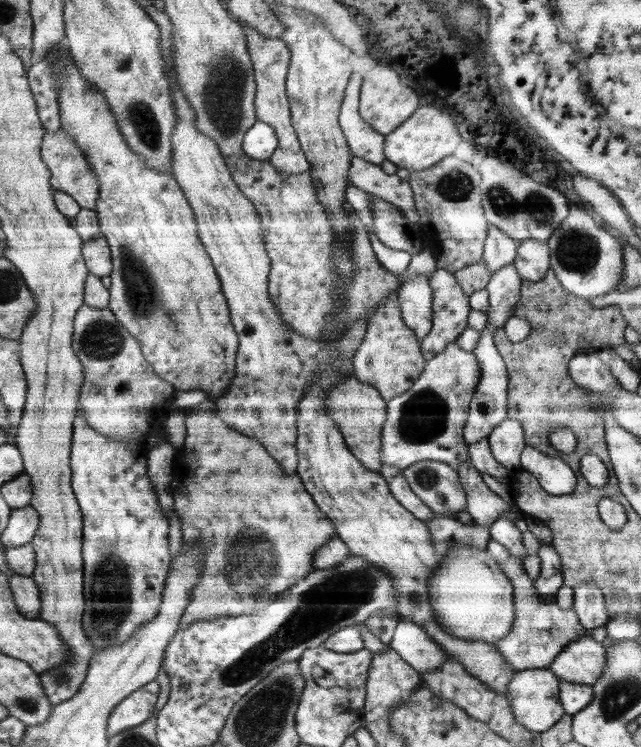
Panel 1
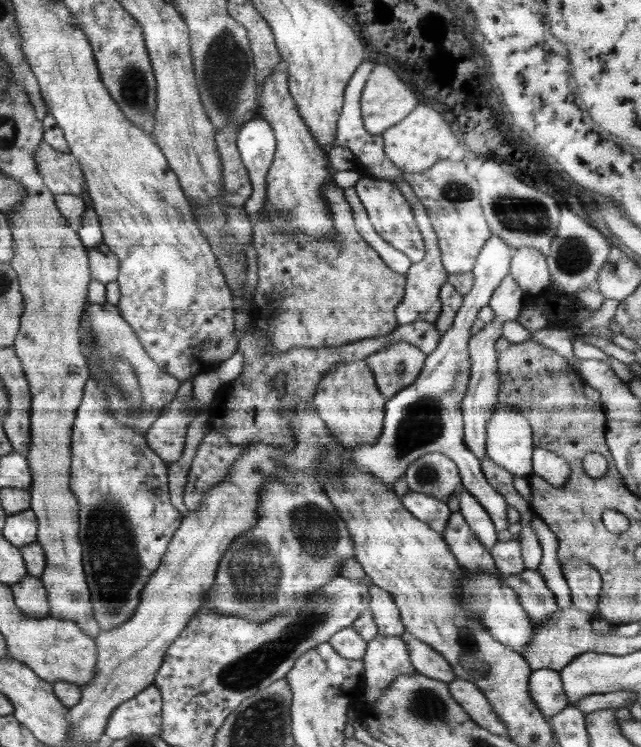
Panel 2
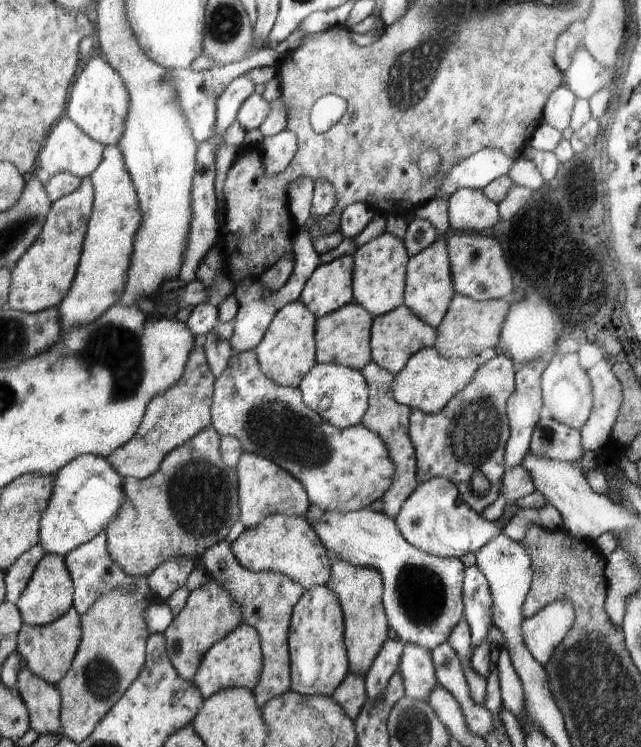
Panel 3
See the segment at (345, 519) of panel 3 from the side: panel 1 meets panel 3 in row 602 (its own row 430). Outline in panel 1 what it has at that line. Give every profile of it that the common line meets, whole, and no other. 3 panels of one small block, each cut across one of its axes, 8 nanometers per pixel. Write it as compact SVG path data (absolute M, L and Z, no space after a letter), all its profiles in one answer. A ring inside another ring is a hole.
M455 342L447 344L440 354L425 364L422 374L406 392L387 403L387 415L381 436L382 464L397 466L403 470L421 460L438 460L453 468L470 461L463 428L468 418L468 405L472 401L480 377L480 365L472 352L462 350Z

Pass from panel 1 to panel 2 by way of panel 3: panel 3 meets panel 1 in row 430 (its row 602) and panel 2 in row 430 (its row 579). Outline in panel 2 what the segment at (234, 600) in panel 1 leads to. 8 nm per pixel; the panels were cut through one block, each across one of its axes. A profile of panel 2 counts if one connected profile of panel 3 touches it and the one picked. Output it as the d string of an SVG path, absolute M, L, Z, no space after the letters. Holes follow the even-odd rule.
M210 430L192 460L185 490L182 494L184 505L189 511L196 511L204 501L204 493L212 489L228 475L228 467L248 447L244 444L230 444L226 438Z

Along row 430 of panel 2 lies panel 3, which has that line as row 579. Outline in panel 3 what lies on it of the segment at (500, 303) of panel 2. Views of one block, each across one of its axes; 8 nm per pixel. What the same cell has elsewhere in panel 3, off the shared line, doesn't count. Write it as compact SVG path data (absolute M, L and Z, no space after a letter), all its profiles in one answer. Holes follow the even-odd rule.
M478 565L464 569L463 578L463 618L471 628L471 650L487 640L487 632L493 624L492 595L488 581Z

